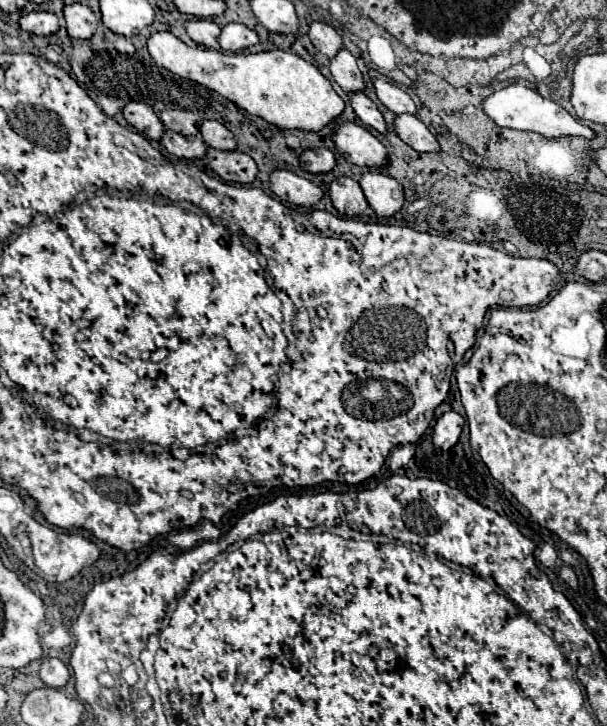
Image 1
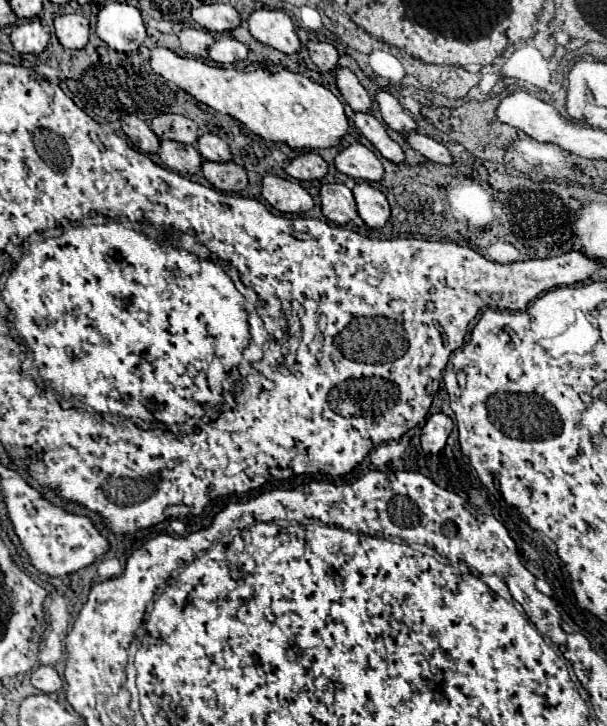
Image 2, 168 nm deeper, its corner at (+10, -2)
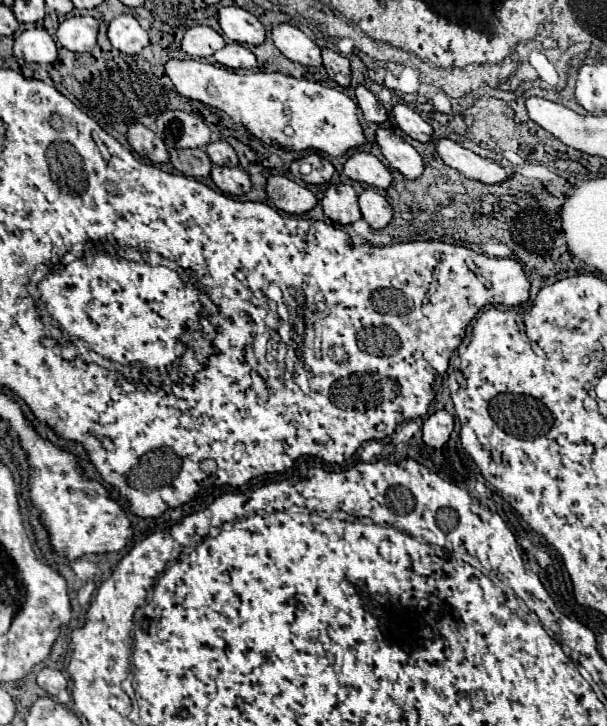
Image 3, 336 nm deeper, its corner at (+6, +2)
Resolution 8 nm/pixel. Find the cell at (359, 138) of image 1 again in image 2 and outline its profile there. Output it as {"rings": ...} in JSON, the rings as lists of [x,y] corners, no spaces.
{"rings":[[[354,142],[336,154],[336,168],[346,176],[362,178],[368,182],[378,182],[384,174],[382,162],[370,148],[360,142]]]}

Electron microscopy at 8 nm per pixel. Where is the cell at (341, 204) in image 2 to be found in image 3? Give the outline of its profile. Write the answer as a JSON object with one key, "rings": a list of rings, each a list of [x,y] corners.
{"rings":[[[330,184],[322,198],[322,210],[330,220],[334,220],[340,226],[352,224],[362,218],[358,196],[348,184]]]}

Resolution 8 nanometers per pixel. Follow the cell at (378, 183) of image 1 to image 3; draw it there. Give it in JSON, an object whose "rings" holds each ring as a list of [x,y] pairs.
{"rings":[[[366,188],[360,194],[360,210],[362,210],[362,218],[370,224],[372,230],[386,228],[392,220],[390,204],[386,202],[386,198],[382,194],[378,194],[372,188]]]}

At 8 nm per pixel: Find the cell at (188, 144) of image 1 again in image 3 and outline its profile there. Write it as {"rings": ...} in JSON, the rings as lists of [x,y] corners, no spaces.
{"rings":[[[200,148],[196,150],[172,150],[170,152],[172,166],[190,178],[206,178],[210,174],[212,162],[208,160],[208,154]]]}

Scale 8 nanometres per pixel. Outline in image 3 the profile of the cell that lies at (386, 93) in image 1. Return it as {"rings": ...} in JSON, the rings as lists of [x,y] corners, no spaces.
{"rings":[[[396,104],[394,106],[394,118],[396,118],[396,124],[398,124],[398,128],[402,130],[402,132],[406,132],[410,138],[414,138],[414,140],[418,140],[418,142],[432,142],[432,134],[434,134],[434,130],[432,130],[432,126],[428,124],[428,122],[424,122],[422,120],[422,116],[416,112],[416,110],[412,110],[410,106],[406,106],[406,104]]]}

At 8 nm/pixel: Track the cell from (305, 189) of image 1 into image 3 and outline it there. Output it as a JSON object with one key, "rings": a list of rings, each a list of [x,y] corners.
{"rings":[[[270,176],[266,194],[278,210],[288,214],[304,214],[316,206],[316,196],[286,176]]]}

